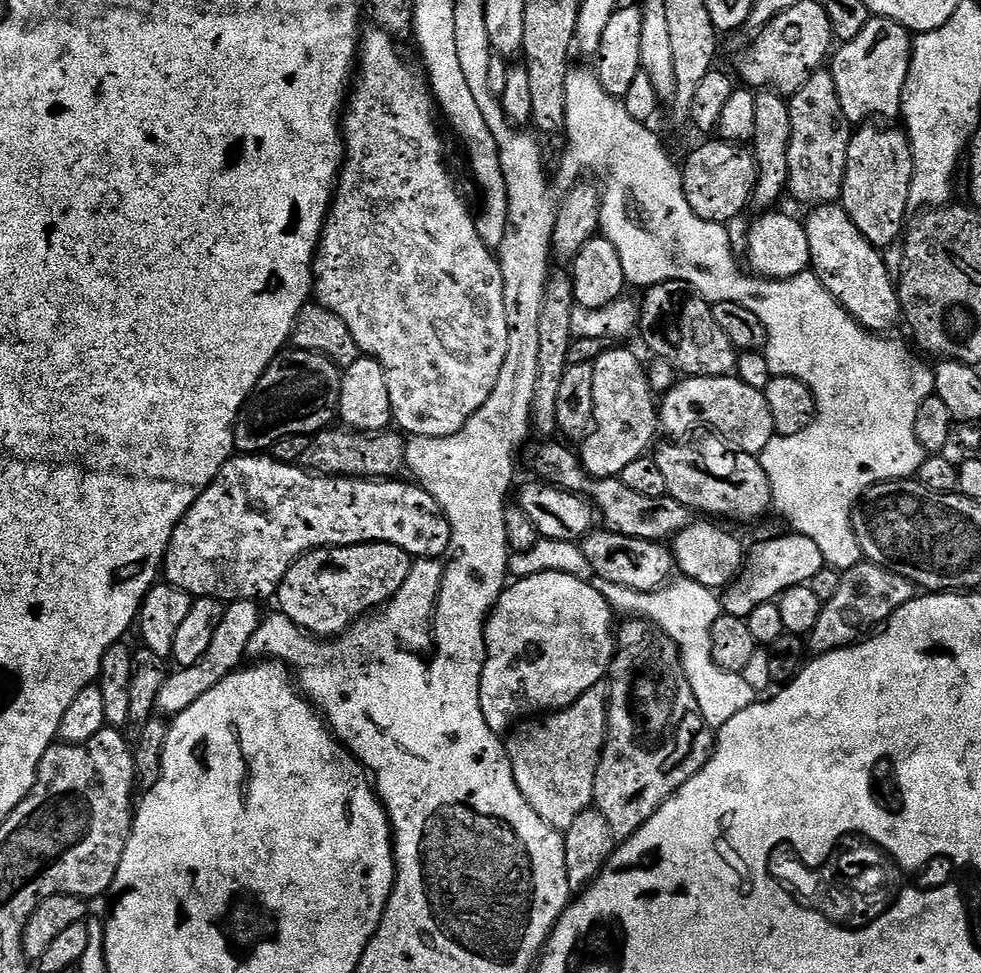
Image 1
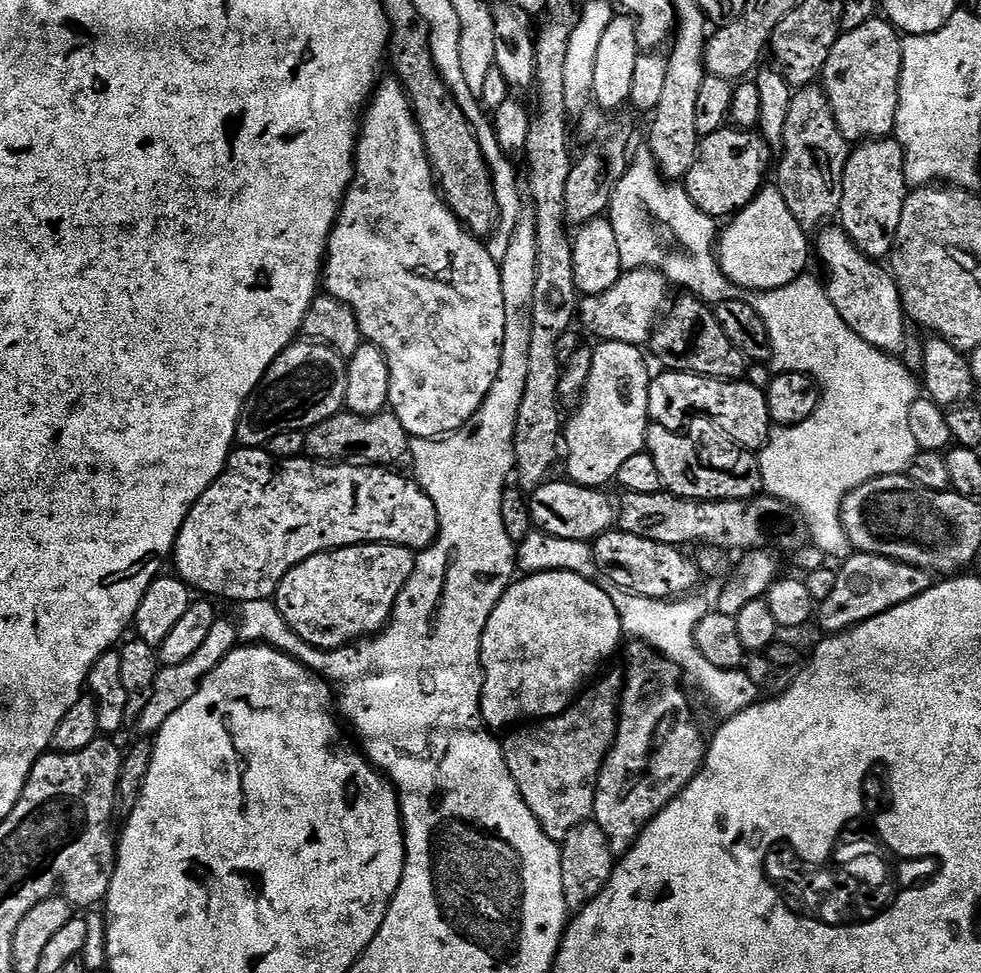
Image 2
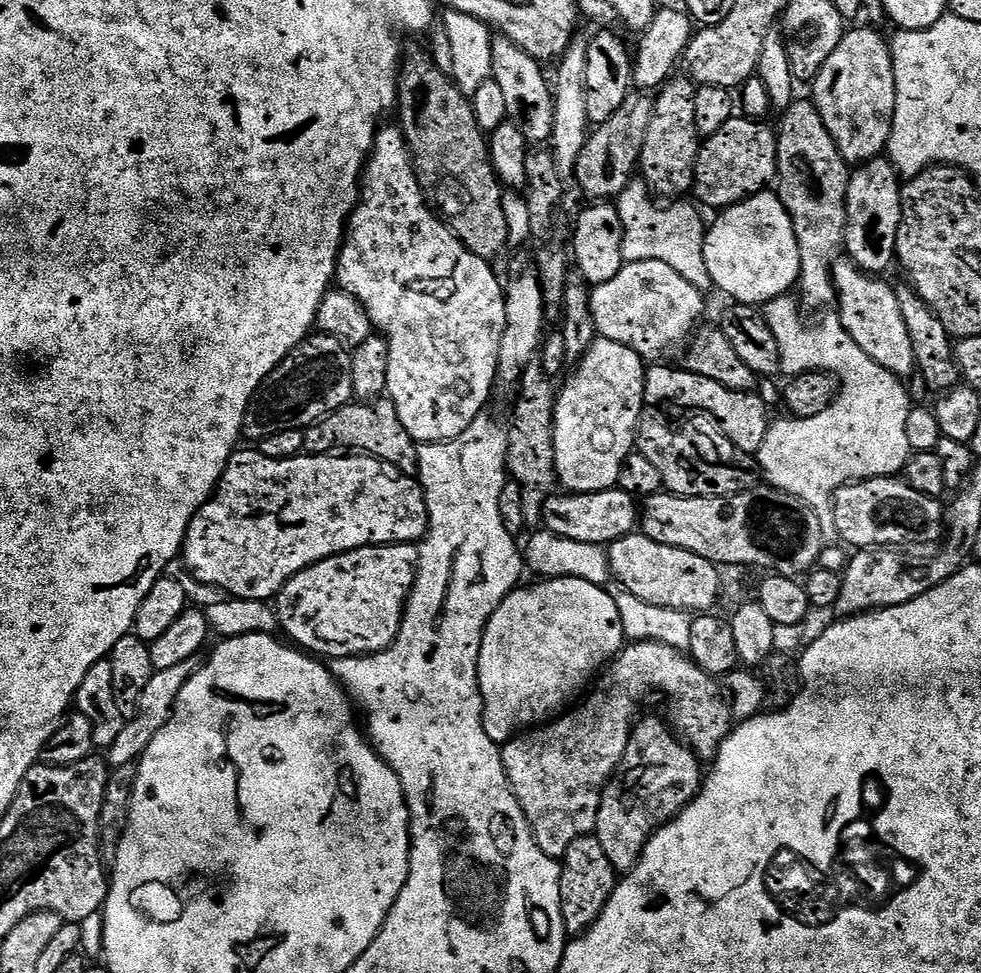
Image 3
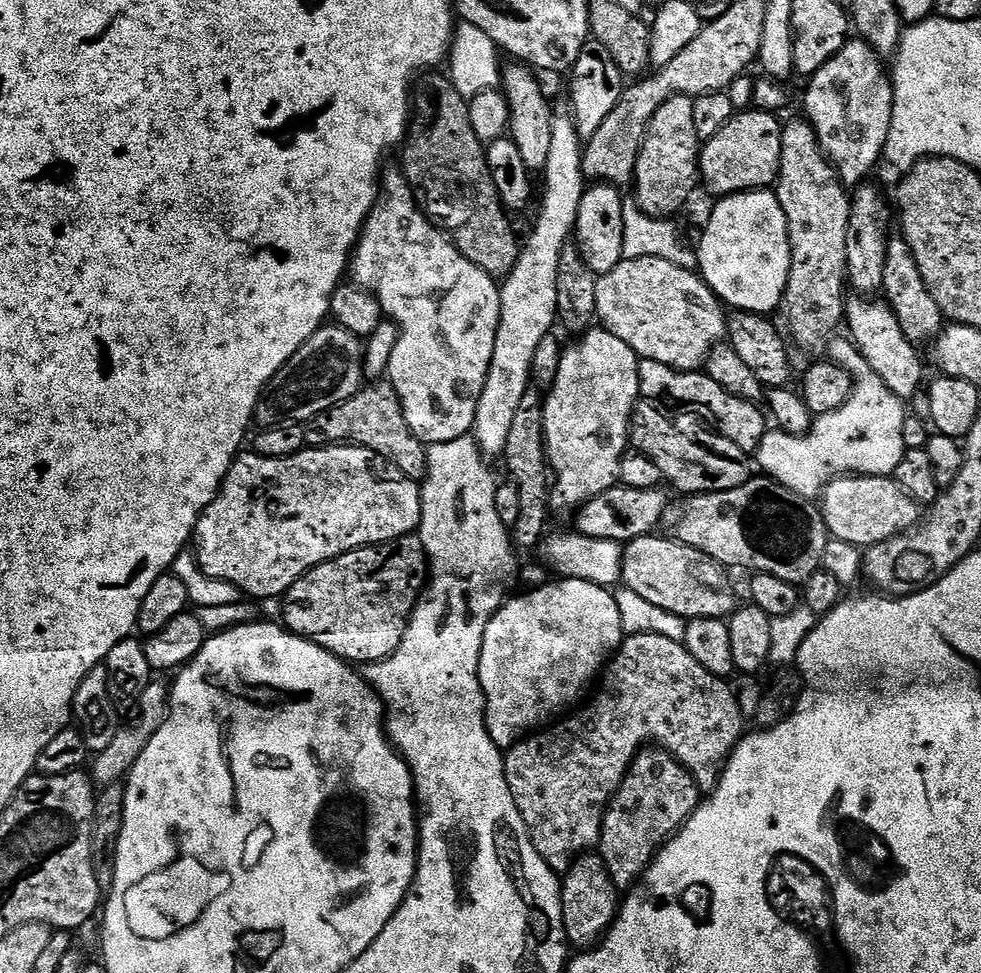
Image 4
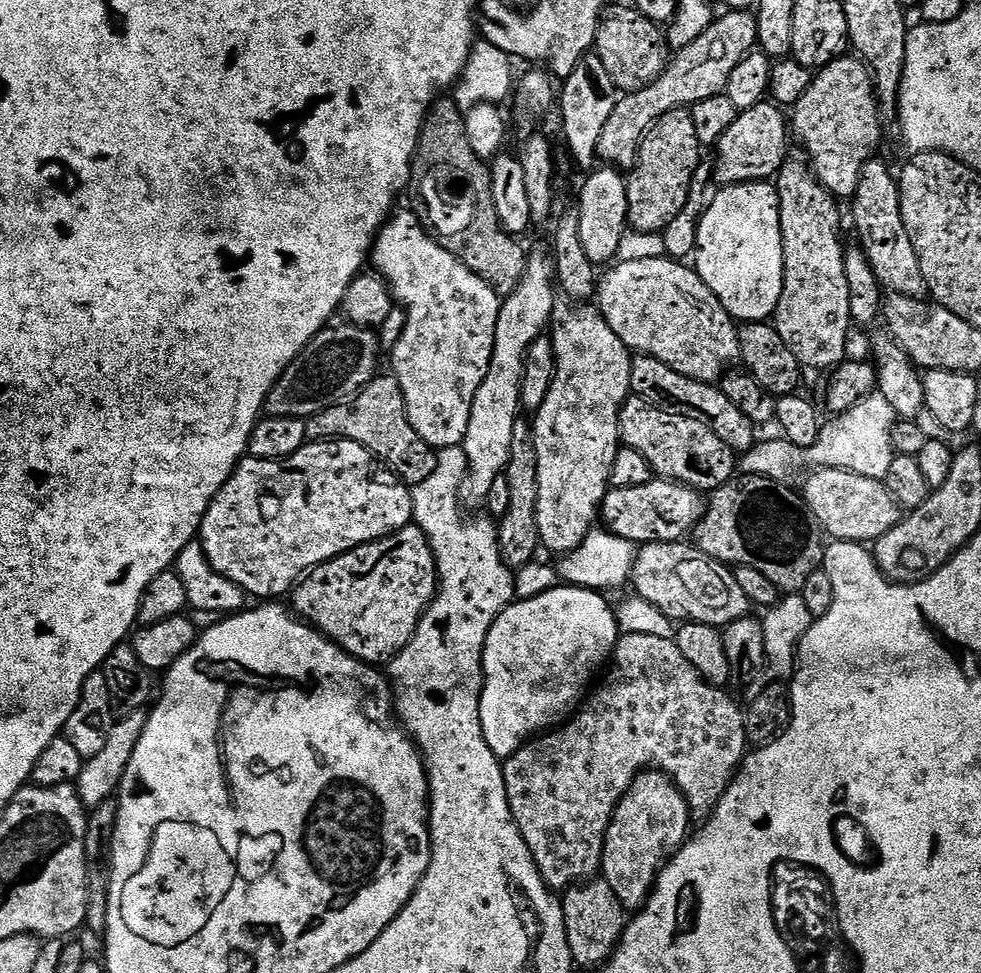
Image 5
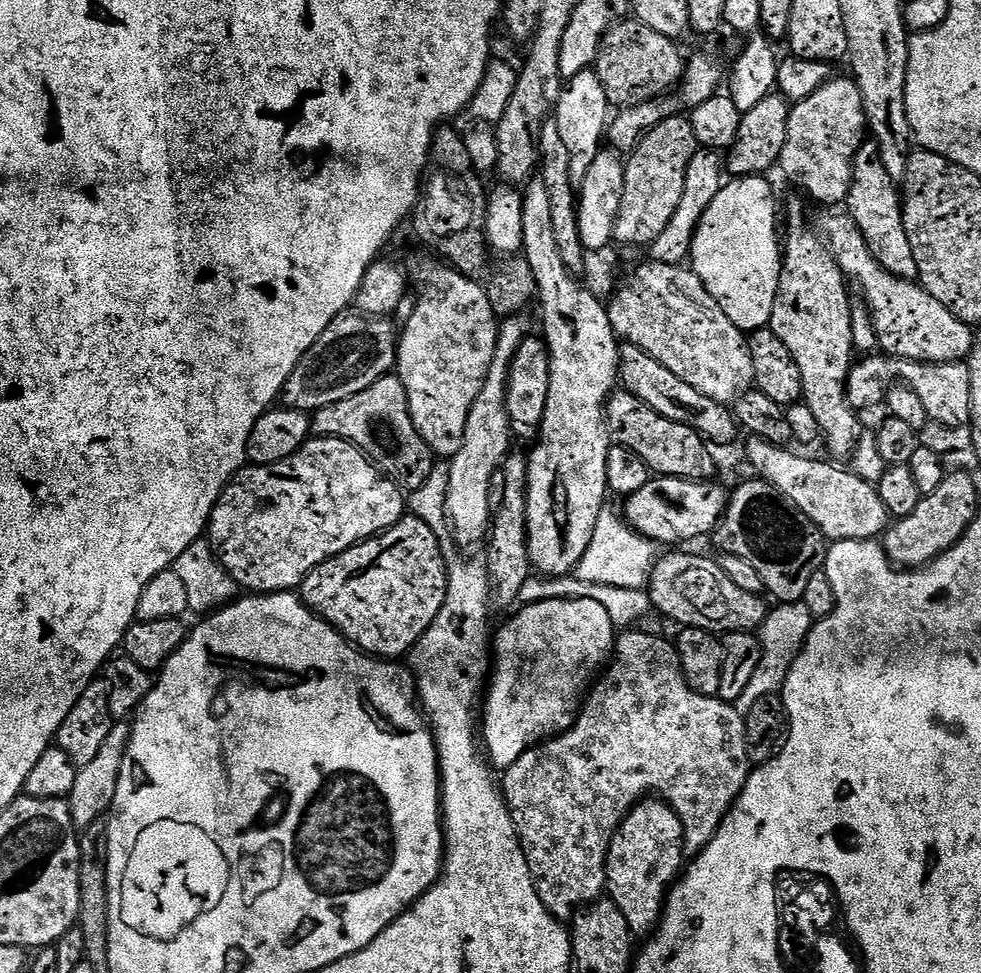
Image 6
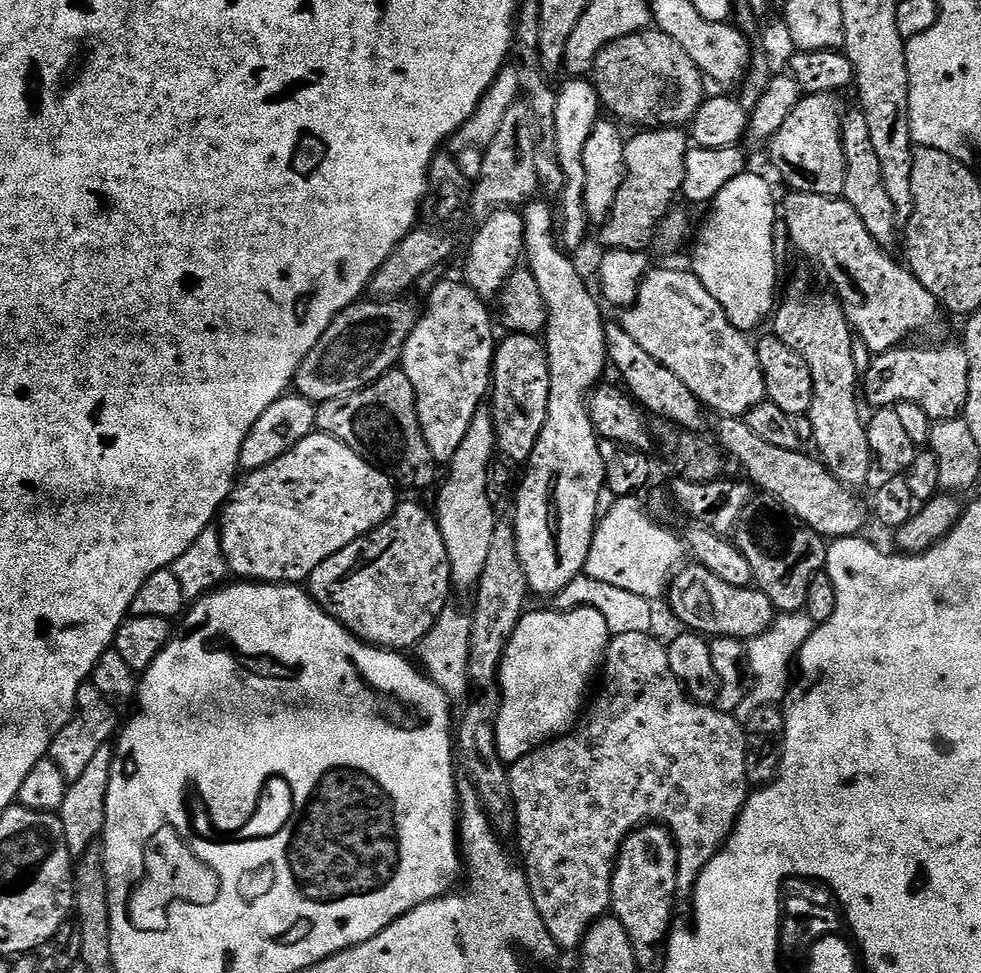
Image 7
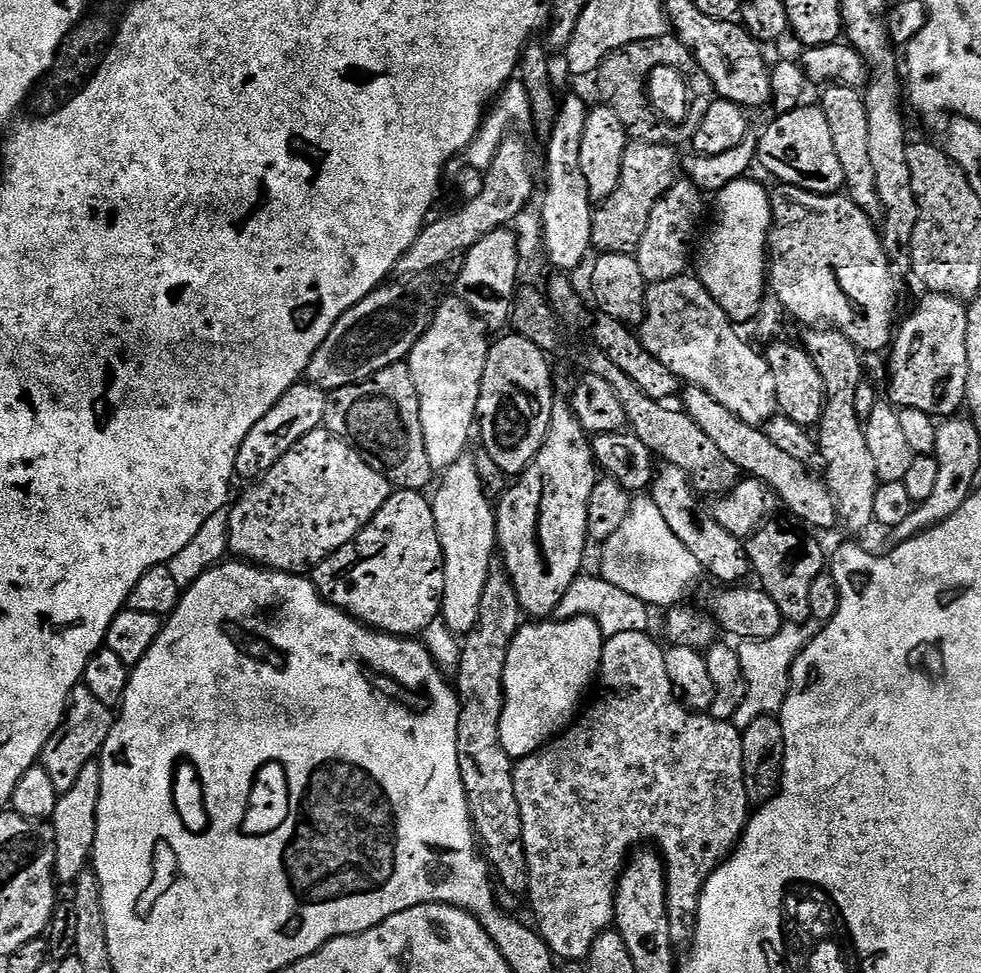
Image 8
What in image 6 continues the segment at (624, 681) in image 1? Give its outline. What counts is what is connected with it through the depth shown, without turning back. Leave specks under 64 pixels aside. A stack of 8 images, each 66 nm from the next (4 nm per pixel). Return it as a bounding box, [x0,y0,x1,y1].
[606,798,685,937]

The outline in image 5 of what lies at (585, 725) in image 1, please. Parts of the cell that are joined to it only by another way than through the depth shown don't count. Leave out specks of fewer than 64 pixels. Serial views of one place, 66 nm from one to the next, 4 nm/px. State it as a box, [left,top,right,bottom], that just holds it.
[503,634,750,890]

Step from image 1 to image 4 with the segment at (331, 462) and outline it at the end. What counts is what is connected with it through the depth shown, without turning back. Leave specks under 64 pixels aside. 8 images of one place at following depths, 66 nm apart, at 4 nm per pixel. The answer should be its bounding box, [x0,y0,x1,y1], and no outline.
[304,382,428,482]

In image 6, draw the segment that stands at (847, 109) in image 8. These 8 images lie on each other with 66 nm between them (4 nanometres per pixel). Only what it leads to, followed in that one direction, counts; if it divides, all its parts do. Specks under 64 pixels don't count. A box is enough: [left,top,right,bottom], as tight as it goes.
[846,138,918,280]

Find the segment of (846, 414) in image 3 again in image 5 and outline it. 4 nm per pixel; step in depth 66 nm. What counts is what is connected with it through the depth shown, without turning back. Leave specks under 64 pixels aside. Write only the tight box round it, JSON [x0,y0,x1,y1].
[738,394,897,482]

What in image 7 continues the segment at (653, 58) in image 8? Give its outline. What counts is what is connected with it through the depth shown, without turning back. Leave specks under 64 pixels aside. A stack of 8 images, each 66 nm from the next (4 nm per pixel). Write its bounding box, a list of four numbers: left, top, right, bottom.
[590,30,706,122]

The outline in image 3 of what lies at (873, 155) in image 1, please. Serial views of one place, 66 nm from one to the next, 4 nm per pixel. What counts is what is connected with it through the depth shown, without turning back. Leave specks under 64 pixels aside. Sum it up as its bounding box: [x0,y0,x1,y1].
[844,156,903,275]

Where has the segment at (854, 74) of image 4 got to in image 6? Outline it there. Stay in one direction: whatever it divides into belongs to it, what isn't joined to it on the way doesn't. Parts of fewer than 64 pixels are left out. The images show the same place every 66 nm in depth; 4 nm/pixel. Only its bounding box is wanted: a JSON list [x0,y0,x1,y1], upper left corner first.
[779,79,868,205]

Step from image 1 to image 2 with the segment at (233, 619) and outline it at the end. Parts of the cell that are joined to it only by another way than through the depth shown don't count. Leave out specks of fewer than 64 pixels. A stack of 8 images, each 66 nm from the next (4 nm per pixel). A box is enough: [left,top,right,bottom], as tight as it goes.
[138,618,237,733]

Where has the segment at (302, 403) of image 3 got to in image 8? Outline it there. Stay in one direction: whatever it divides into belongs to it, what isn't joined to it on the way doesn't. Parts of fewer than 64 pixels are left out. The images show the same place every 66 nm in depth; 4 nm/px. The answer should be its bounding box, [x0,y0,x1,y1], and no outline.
[307,272,442,393]

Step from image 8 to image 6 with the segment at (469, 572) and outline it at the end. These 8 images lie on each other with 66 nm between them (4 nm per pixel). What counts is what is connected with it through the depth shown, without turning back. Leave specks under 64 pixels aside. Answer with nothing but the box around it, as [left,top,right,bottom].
[446,314,530,549]

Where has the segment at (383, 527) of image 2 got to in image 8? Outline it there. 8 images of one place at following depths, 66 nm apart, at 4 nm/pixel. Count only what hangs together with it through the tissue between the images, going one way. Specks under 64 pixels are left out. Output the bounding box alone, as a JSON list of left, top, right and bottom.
[228,427,394,574]

